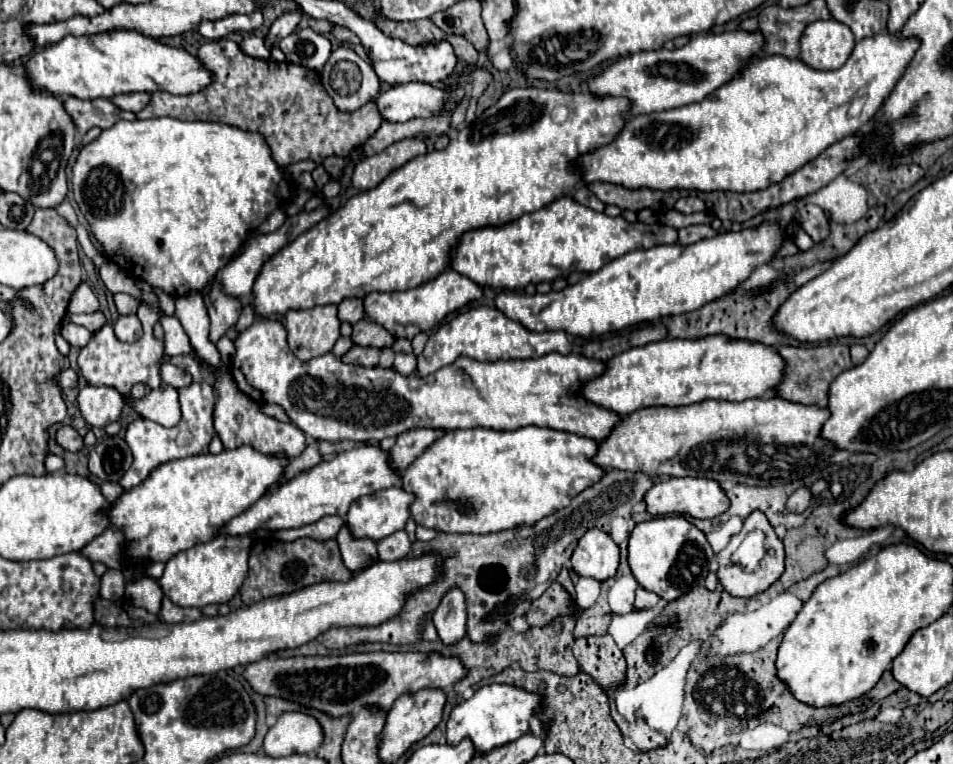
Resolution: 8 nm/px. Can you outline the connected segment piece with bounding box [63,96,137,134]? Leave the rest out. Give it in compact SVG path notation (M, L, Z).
M67 96L67 98L63 98L63 102L65 102L71 118L75 118L75 124L81 134L89 132L93 126L107 130L107 128L115 126L119 120L137 120L137 116L133 112L119 110L107 98L79 100L75 96Z

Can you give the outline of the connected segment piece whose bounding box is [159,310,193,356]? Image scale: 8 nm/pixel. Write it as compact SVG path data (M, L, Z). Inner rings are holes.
M159 310L159 322L165 330L165 356L181 356L181 354L191 354L191 344L189 338L181 326L181 322L175 316L167 316L163 314L163 310Z

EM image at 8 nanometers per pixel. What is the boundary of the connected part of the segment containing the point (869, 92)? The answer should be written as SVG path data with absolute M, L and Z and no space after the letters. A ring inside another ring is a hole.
M881 32L873 38L859 40L849 60L839 70L831 72L815 70L799 58L755 56L741 68L739 76L711 92L701 102L627 118L613 142L577 158L581 182L609 182L629 190L765 190L767 186L779 184L783 178L795 174L795 170L801 170L807 162L827 150L827 146L833 146L835 142L865 128L867 122L877 116L883 100L895 88L917 48L919 42L915 38L899 38L897 34ZM859 96L867 96L867 102L861 116L851 118L847 114L849 104Z

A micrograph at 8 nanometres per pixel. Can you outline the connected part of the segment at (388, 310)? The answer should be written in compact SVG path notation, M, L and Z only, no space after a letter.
M447 268L437 278L405 290L405 292L371 292L365 298L365 314L369 320L385 326L395 338L413 338L419 332L427 332L433 326L437 326L447 314L457 312L465 304L479 300L483 296L483 290L479 284L471 282L469 278L463 278L455 270Z

